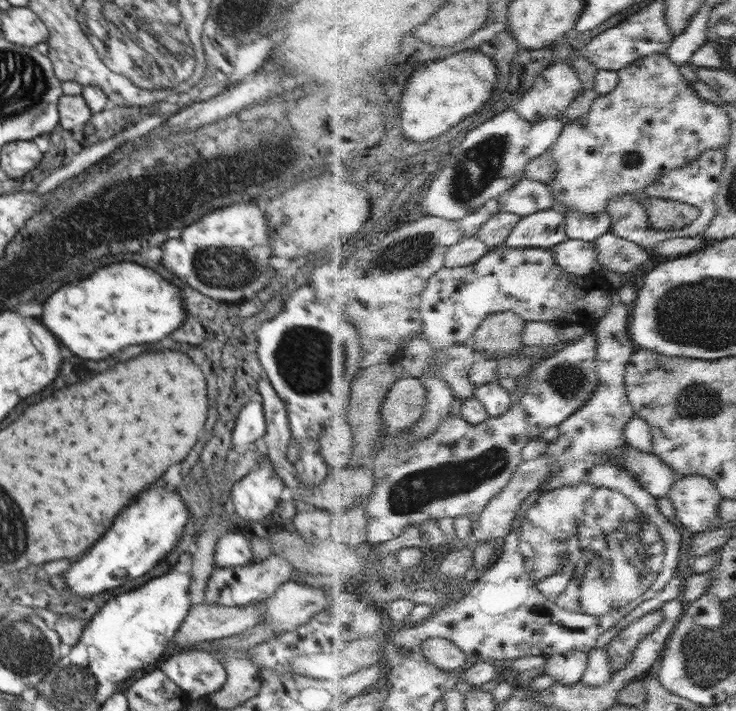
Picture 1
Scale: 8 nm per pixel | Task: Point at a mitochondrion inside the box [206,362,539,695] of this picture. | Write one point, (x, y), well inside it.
(411, 493)

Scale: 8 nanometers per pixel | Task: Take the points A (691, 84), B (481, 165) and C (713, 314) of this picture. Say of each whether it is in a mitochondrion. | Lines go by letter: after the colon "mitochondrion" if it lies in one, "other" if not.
A: other
B: mitochondrion
C: mitochondrion

